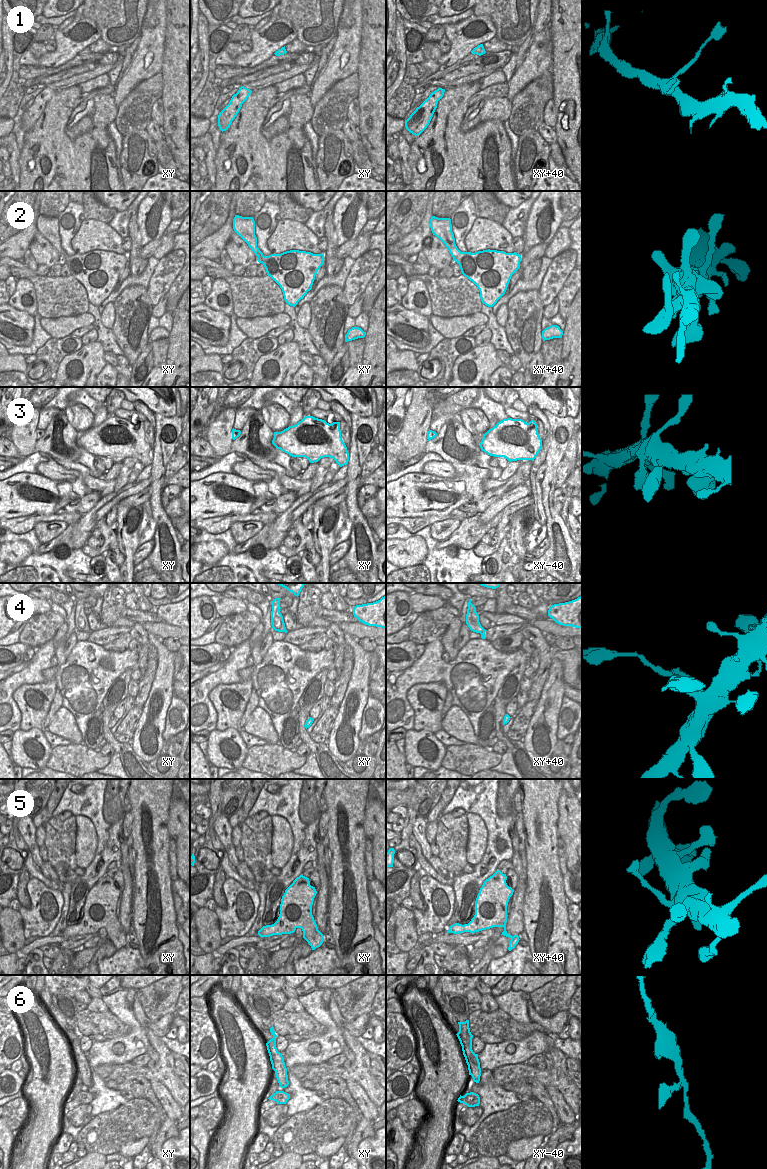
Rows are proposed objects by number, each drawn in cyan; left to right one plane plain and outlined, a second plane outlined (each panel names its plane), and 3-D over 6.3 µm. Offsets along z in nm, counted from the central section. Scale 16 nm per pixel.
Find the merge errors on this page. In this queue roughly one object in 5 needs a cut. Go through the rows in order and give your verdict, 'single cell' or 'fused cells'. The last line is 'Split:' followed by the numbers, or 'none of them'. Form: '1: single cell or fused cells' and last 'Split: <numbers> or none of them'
1: single cell
2: single cell
3: single cell
4: fused cells
5: single cell
6: fused cells
Split: 4, 6

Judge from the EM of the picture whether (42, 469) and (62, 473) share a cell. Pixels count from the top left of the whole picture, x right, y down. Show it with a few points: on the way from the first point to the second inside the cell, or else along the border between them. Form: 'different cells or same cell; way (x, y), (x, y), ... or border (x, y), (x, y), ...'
same cell; way (47, 469), (57, 473)

